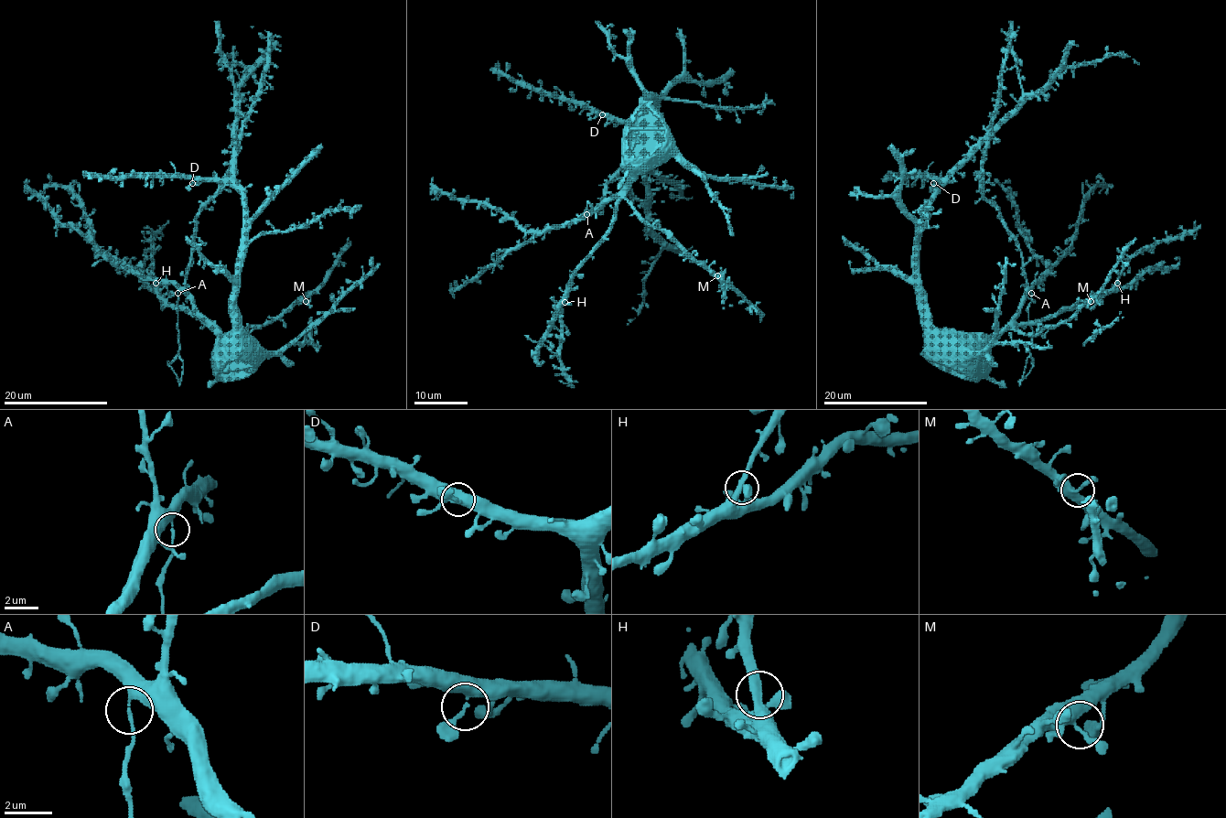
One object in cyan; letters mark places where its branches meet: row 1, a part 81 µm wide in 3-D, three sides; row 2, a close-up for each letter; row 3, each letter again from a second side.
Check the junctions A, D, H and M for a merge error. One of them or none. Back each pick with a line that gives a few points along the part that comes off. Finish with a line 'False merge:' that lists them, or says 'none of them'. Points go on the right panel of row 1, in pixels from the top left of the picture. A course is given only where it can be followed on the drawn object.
A: foreign part runs (1031, 294), (1028, 322), (1032, 330), (1032, 341), (1028, 346), (1029, 356), (1019, 386)
False merge: A

